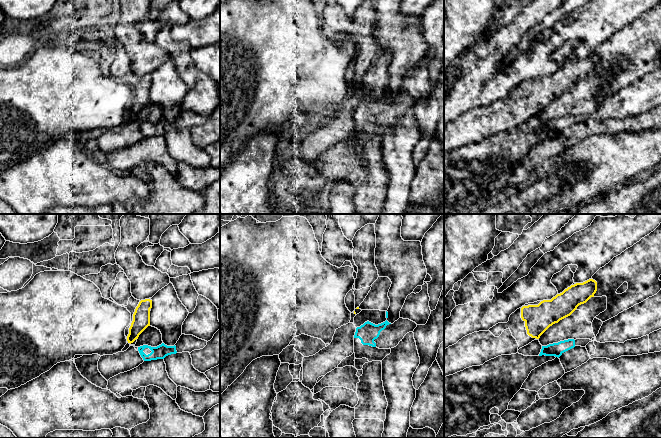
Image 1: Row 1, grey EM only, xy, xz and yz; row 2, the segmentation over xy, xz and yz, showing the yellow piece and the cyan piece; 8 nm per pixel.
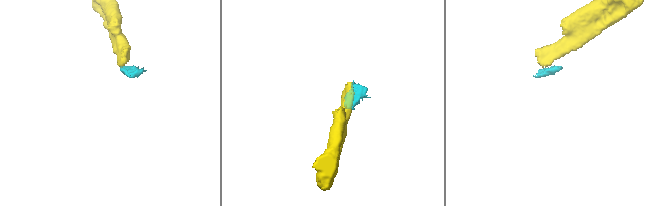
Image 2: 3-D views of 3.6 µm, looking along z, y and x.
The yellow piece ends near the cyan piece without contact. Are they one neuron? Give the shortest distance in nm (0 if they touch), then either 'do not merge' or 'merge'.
60 nm | do not merge

